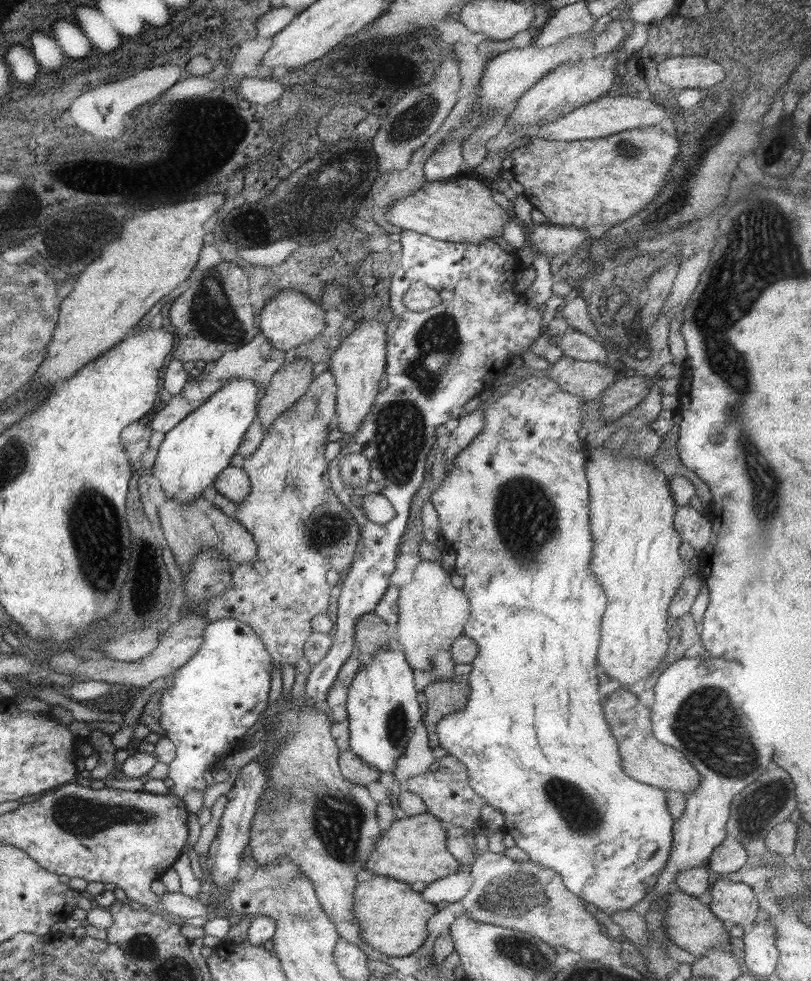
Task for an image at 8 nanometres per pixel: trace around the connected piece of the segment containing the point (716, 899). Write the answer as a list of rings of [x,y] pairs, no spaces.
[[[719,879],[709,890],[707,903],[724,924],[751,927],[761,916],[752,887],[740,882]]]

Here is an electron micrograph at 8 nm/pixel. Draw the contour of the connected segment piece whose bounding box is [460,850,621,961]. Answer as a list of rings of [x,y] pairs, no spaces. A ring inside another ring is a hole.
[[[481,852],[473,862],[472,887],[460,901],[463,915],[479,923],[516,929],[550,946],[563,946],[588,961],[599,961],[608,954],[619,954],[621,942],[602,934],[596,917],[586,910],[585,902],[572,894],[563,884],[563,878],[552,868],[534,864],[532,860],[515,861],[506,854]]]

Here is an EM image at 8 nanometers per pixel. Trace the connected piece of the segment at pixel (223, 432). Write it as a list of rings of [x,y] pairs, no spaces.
[[[230,378],[226,385],[214,393],[206,403],[196,408],[189,416],[184,417],[170,432],[165,433],[155,464],[149,476],[157,478],[166,497],[174,497],[178,503],[188,504],[202,496],[205,488],[214,486],[218,473],[230,465],[231,458],[237,454],[244,435],[258,414],[258,385],[254,380],[244,378]]]

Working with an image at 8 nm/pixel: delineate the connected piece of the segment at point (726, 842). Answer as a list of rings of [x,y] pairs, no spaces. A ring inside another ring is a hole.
[[[727,836],[710,857],[708,868],[718,873],[731,873],[740,870],[748,862],[745,845],[732,836]]]

